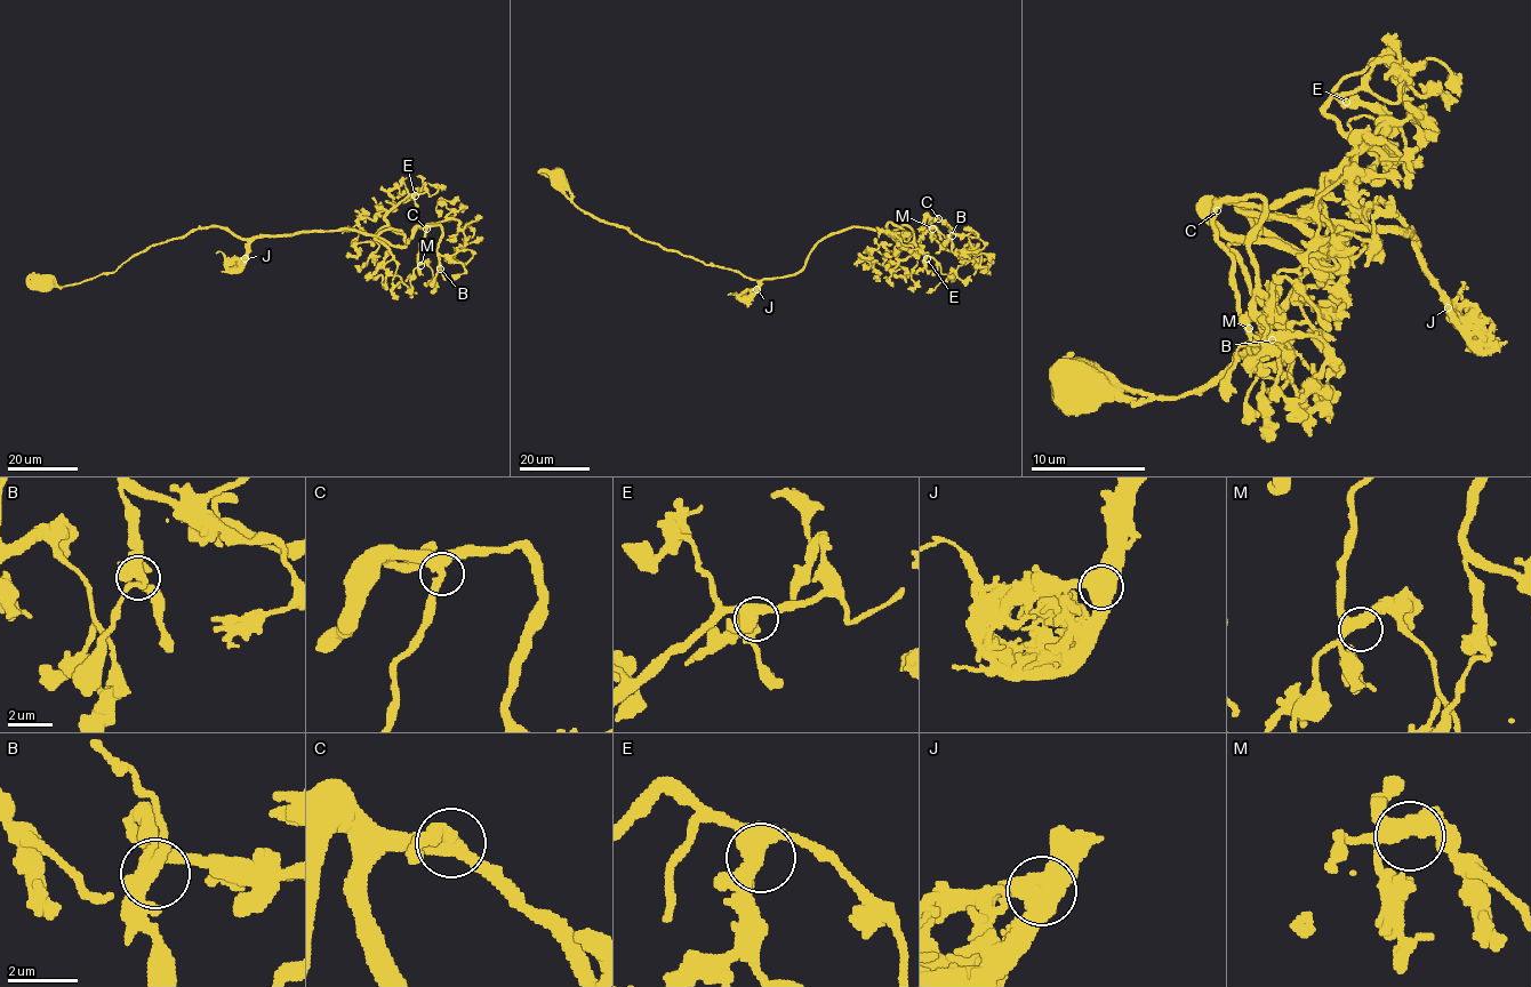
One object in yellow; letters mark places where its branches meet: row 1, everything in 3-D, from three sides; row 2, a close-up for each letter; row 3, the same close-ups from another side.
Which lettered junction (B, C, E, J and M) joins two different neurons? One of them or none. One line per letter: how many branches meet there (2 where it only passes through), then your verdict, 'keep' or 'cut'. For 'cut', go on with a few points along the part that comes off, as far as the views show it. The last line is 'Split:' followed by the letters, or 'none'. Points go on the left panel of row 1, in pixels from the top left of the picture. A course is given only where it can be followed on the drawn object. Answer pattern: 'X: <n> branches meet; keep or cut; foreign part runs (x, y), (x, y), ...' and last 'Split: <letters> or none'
B: 3 branches meet; keep
C: 3 branches meet; keep
E: 3 branches meet; keep
J: 3 branches meet; keep
M: 3 branches meet; keep
Split: none

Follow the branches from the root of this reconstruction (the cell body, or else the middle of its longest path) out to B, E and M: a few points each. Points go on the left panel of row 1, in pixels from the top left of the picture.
B: (48, 285), (114, 272), (210, 226), (246, 239), (355, 229), (405, 246), (417, 227), (439, 225), (440, 269)
E: (48, 285), (114, 272), (152, 245), (210, 226), (246, 239), (341, 229), (400, 232), (385, 216), (415, 195)
M: (48, 285), (114, 272), (152, 245), (210, 226), (246, 239), (355, 229), (400, 246), (422, 226), (421, 265)

